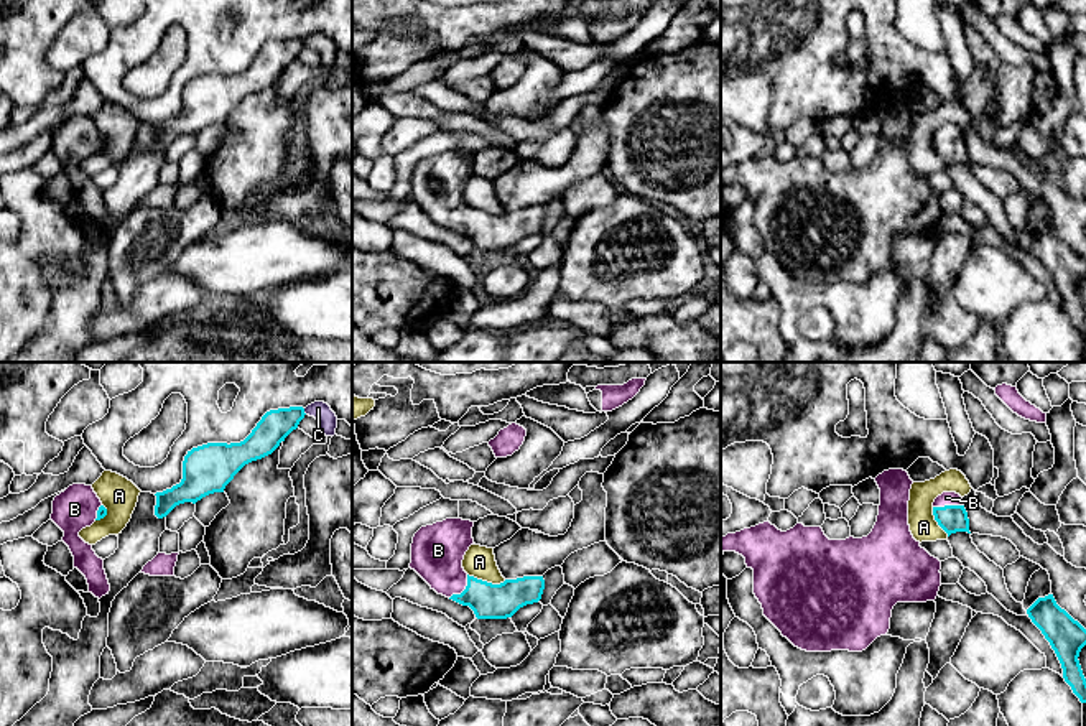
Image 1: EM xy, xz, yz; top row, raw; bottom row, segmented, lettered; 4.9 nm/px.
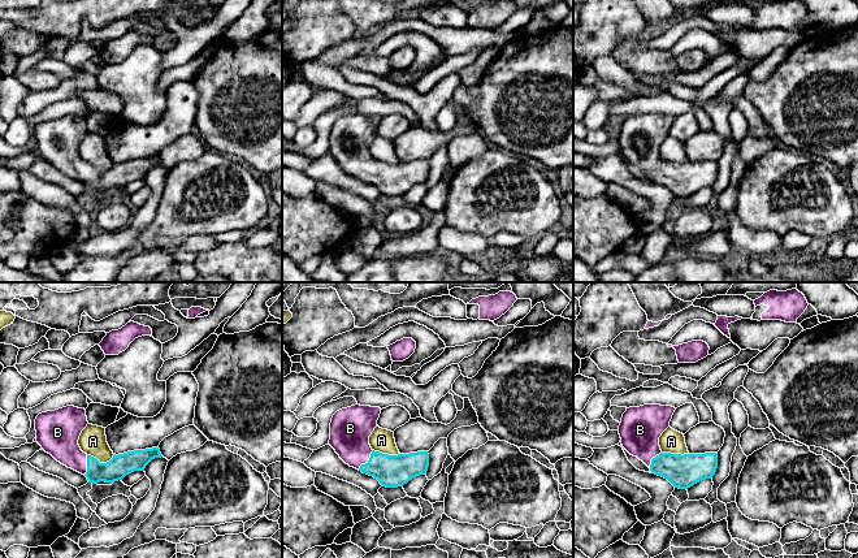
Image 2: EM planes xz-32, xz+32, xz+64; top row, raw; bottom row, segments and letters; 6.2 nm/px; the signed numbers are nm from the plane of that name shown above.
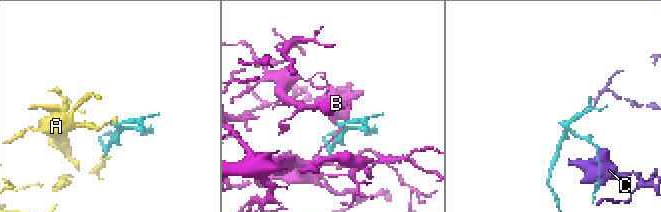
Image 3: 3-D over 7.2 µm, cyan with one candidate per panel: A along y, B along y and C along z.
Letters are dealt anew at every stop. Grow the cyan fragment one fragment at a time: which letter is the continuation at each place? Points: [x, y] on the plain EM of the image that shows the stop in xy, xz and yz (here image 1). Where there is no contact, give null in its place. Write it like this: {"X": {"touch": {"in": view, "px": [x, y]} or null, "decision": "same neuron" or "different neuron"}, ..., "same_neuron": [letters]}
{"A": {"touch": {"in": "xz", "px": [486, 213]}, "decision": "different neuron"}, "B": {"touch": {"in": "yz", "px": [948, 137]}, "decision": "same neuron"}, "C": {"touch": {"in": "xy", "px": [303, 43]}, "decision": "different neuron"}, "same_neuron": ["B"]}

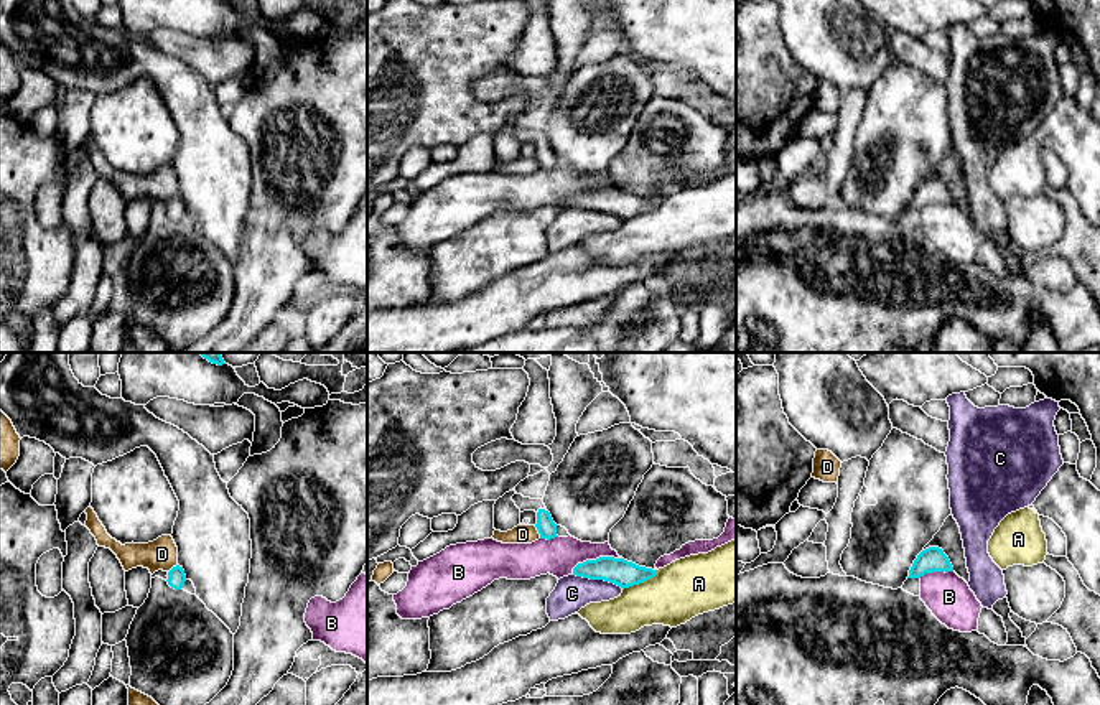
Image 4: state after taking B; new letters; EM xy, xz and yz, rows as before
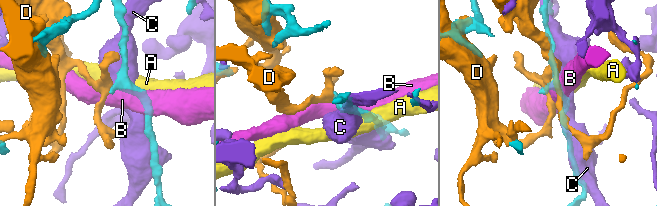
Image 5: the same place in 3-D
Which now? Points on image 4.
{"A": {"touch": {"in": "xz", "px": [641, 213]}, "decision": "different neuron"}, "B": {"touch": {"in": "xz", "px": [596, 190]}, "decision": "different neuron"}, "C": {"touch": {"in": "xz", "px": [598, 210]}, "decision": "different neuron"}, "D": {"touch": {"in": "xz", "px": [539, 163]}, "decision": "different neuron"}, "same_neuron": []}

